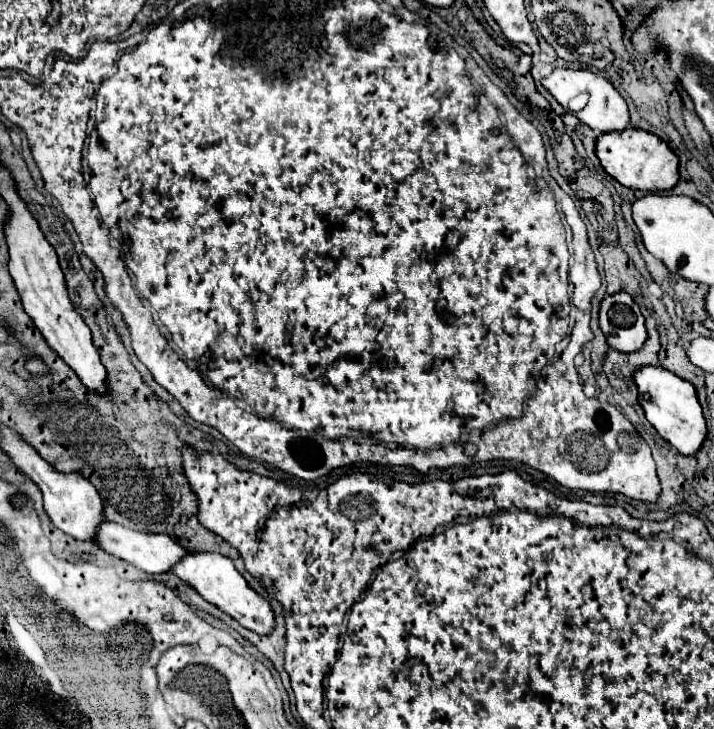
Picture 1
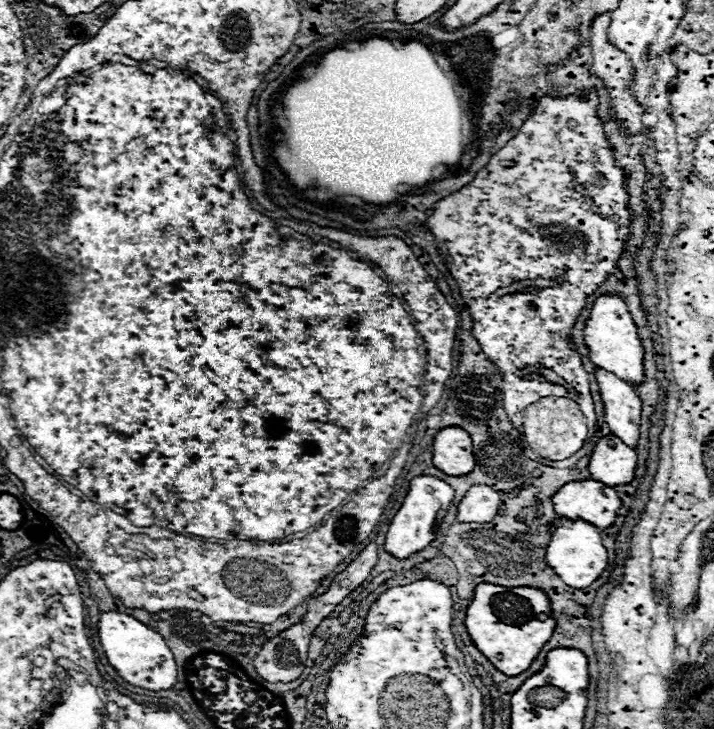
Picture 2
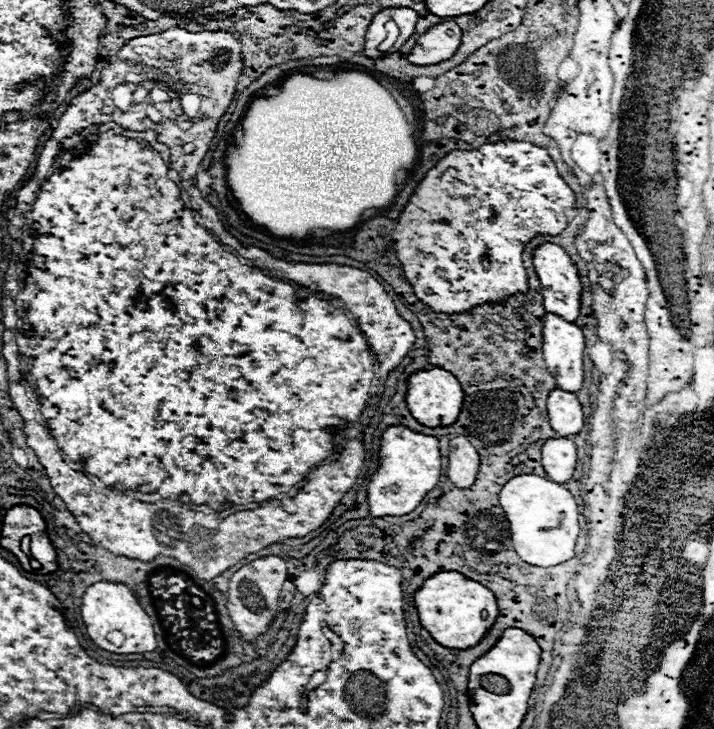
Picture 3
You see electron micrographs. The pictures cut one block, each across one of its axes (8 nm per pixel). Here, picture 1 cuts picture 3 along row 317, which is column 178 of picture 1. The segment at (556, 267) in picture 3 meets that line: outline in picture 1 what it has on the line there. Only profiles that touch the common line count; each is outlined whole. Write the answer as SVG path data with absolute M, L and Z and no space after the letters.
M184 554L180 558L178 564L172 566L170 570L174 576L178 576L182 582L186 582L188 586L192 586L204 600L208 600L210 604L218 606L222 612L230 614L234 620L238 620L244 628L256 632L256 634L270 634L274 628L274 612L270 608L270 604L258 594L254 592L248 582L244 580L244 576L234 568L232 560L222 556L222 554Z

